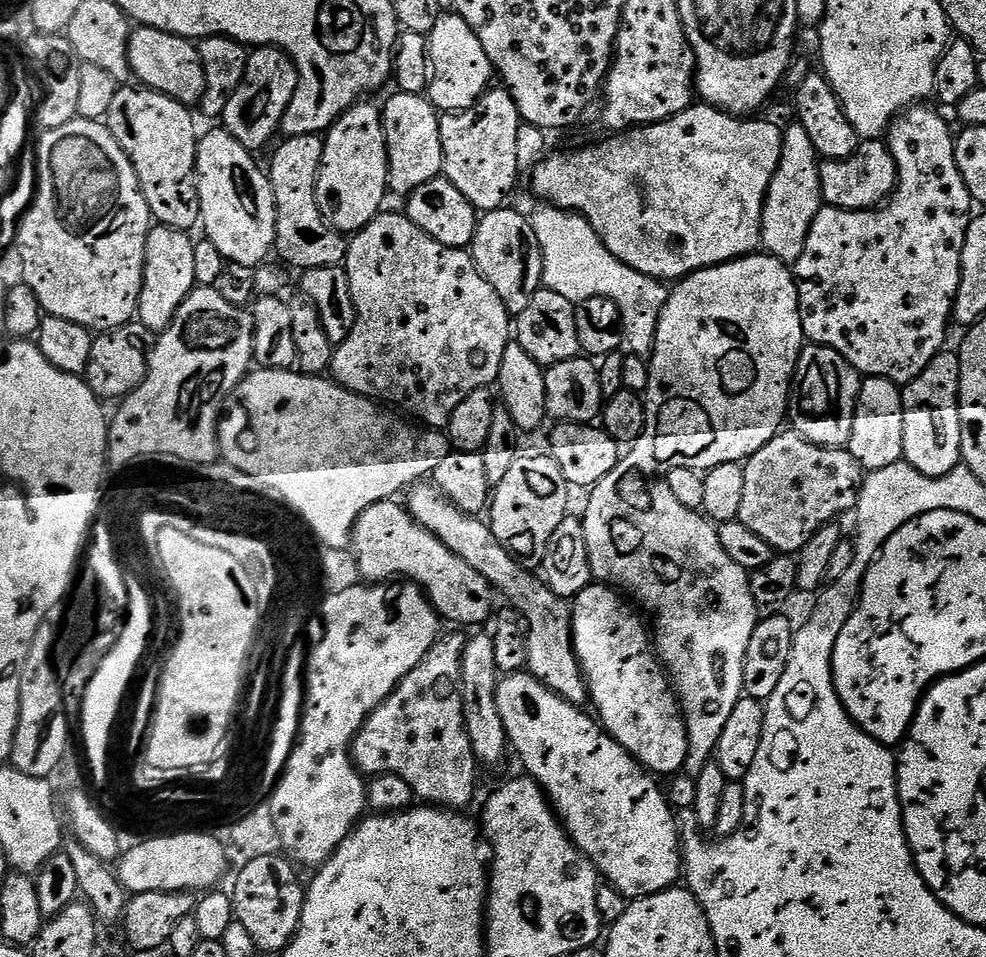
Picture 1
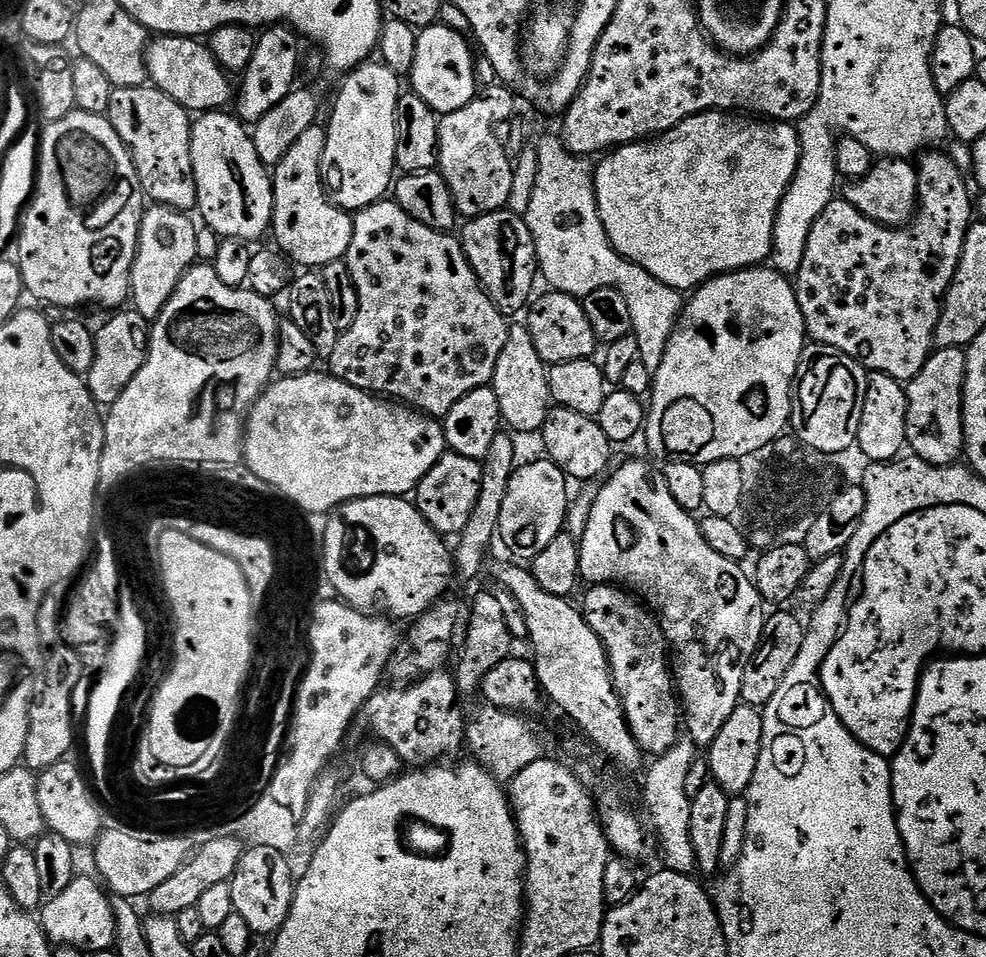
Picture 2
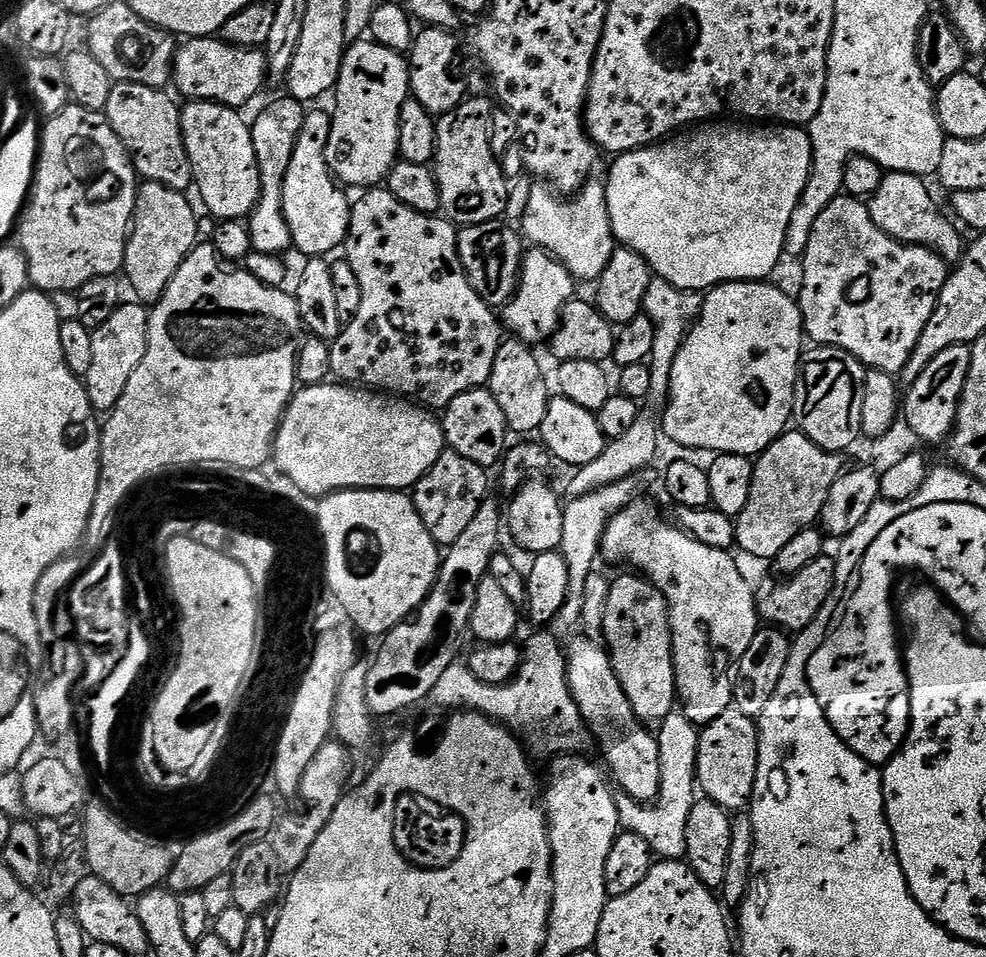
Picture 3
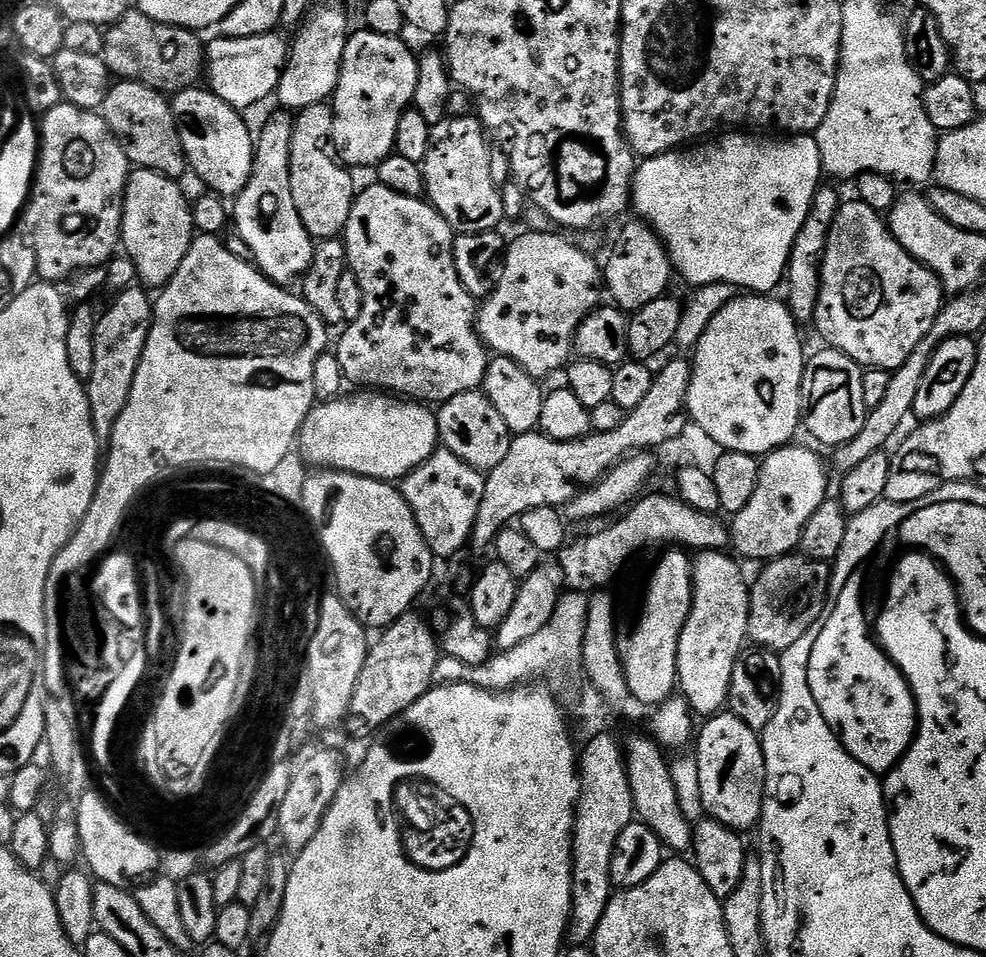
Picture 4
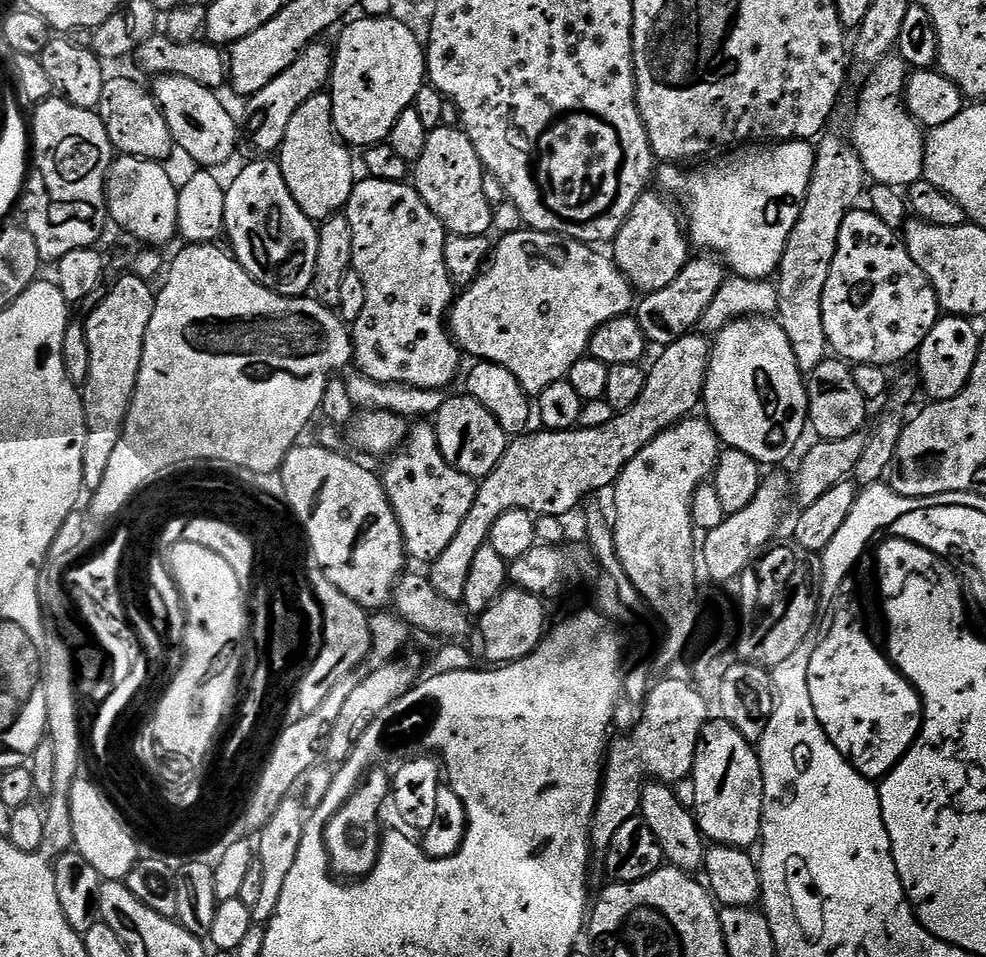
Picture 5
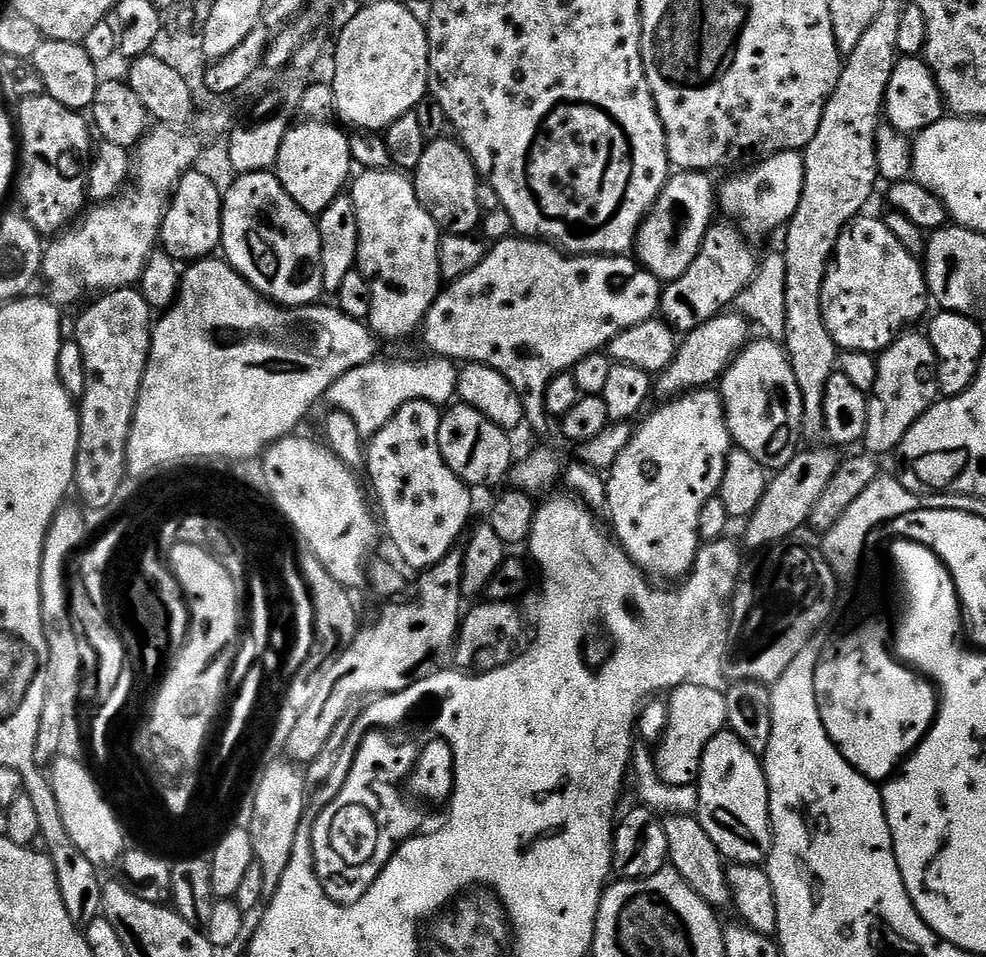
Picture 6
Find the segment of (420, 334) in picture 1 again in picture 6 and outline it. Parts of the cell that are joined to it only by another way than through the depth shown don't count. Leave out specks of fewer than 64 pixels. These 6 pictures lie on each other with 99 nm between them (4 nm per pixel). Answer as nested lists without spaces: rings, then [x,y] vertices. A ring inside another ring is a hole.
[[[361,171],[350,184],[358,210],[358,270],[370,281],[372,309],[367,325],[381,341],[417,335],[432,304],[440,297],[442,281],[438,246],[442,229],[416,197],[416,185],[403,171]]]

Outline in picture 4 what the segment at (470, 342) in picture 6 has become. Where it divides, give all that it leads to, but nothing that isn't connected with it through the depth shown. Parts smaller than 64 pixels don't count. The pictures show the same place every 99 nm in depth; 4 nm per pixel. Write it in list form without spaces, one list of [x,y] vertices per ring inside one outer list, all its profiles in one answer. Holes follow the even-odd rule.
[[[528,230],[525,236],[520,236],[513,244],[511,241],[507,245],[496,289],[479,305],[476,318],[476,330],[480,333],[485,348],[495,355],[508,356],[518,362],[522,370],[537,378],[545,378],[544,376],[558,371],[560,367],[561,371],[569,363],[574,352],[578,326],[602,304],[601,265],[595,264],[578,245],[555,236],[554,232]]]

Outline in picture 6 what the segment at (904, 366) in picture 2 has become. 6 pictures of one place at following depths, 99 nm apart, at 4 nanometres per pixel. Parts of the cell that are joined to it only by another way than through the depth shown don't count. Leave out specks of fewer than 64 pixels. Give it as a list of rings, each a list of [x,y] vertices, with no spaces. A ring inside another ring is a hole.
[[[868,215],[857,216],[840,235],[822,286],[822,314],[837,349],[879,354],[915,320],[925,319],[930,293],[921,261],[890,234],[883,219]]]

